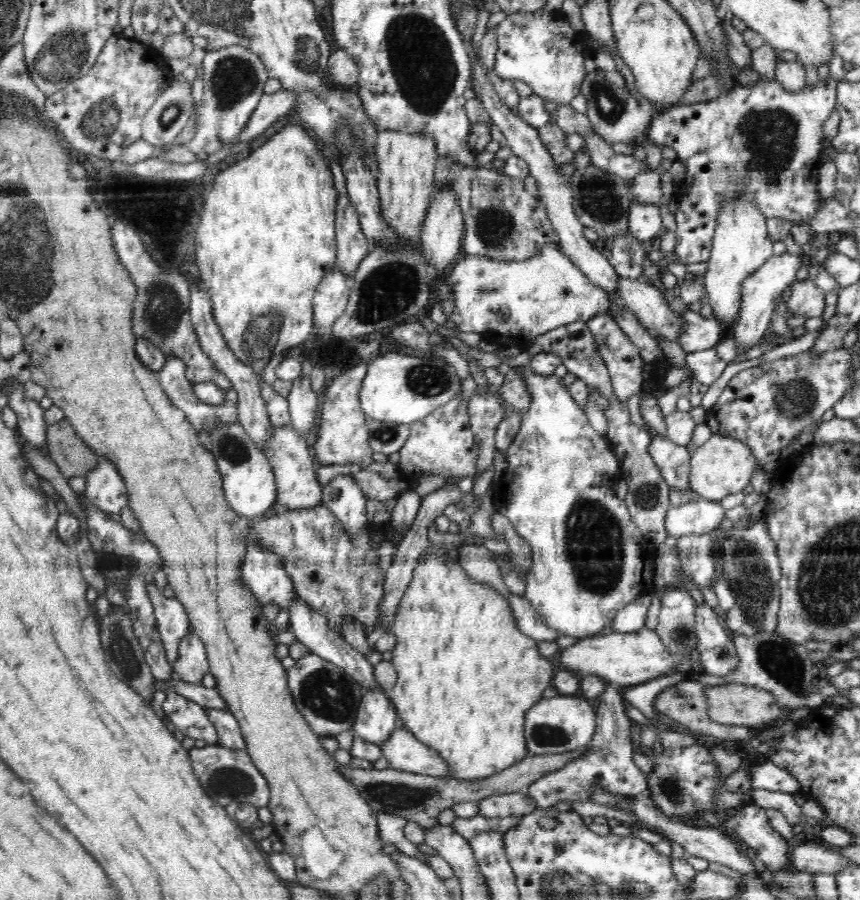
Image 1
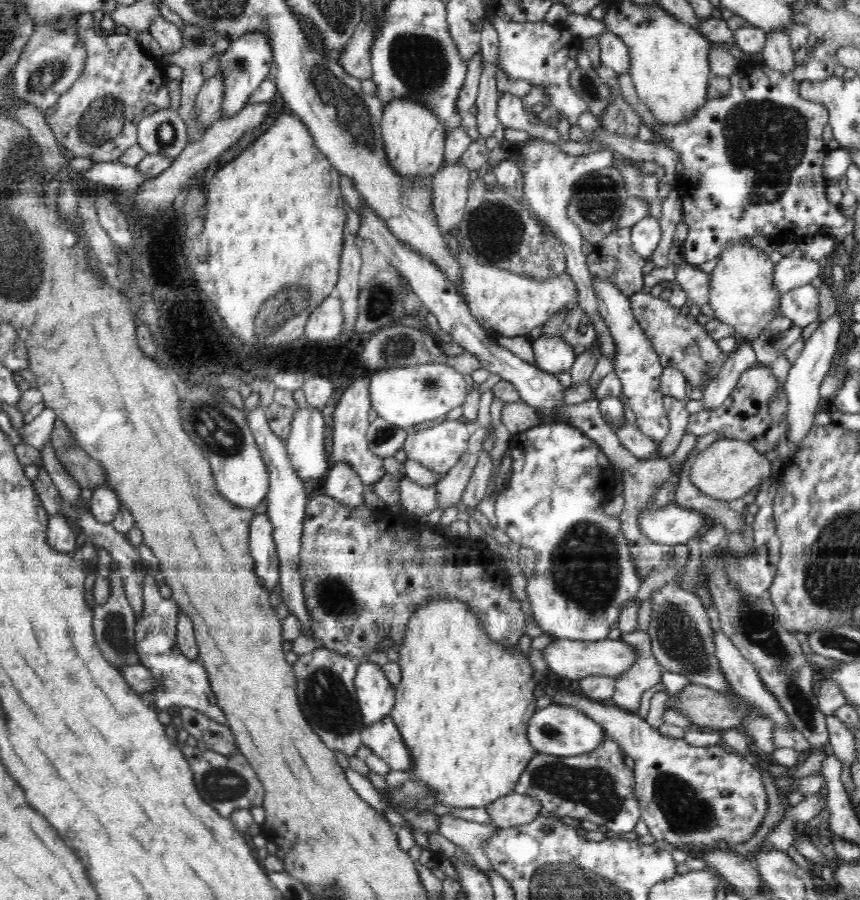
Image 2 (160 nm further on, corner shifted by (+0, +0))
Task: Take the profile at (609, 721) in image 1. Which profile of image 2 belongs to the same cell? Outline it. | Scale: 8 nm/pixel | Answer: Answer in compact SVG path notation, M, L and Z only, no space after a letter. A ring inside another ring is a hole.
M604 734L602 744L588 754L559 757L536 752L514 792L538 799L544 810L554 812L566 821L588 820L596 826L606 826L610 832L632 832L641 812L635 795L634 773L624 763L625 757L621 746L607 734Z

